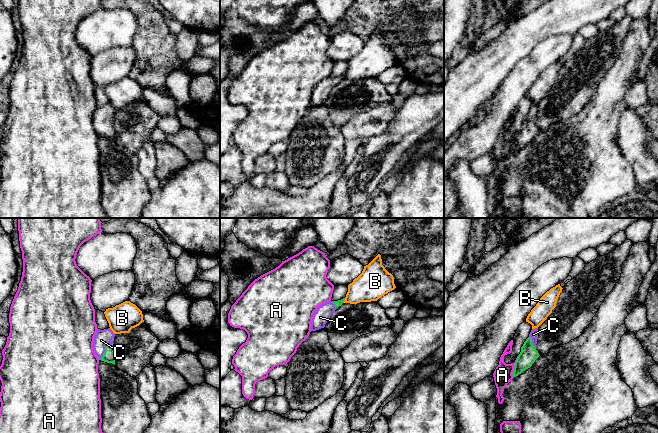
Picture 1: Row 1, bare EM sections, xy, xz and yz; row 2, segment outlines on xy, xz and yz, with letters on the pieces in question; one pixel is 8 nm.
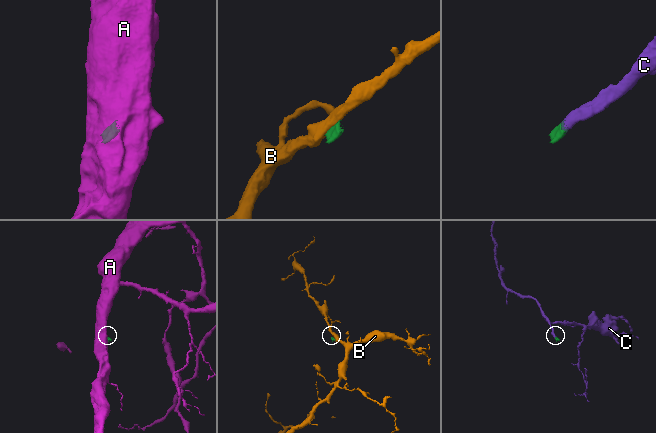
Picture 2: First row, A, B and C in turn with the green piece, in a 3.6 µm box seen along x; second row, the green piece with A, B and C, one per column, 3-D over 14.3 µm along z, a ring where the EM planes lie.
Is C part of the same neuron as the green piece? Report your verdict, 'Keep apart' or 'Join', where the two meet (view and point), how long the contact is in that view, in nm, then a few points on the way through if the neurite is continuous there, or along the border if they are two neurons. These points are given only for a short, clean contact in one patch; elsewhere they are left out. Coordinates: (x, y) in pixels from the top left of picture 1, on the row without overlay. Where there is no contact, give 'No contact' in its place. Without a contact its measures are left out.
Join. Touches green at xy (105, 126). Shared border 170 nm. Path across: xy (109, 132), (105, 126), (103, 114)

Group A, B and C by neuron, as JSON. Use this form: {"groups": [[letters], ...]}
{"groups": [["A"], ["B"], ["C"]]}

